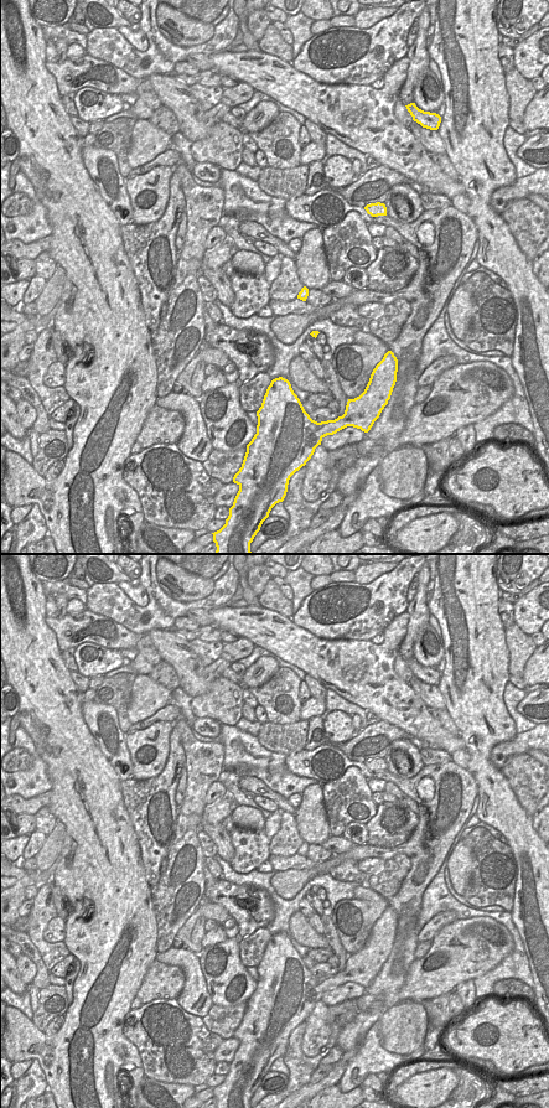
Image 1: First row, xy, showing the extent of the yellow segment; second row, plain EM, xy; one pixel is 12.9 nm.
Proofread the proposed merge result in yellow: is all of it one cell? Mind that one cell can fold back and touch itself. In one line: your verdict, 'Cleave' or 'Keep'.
Keep.

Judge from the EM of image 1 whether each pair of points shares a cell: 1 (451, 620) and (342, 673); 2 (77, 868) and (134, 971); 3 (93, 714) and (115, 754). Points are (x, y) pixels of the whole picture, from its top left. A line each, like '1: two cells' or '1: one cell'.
1: two cells
2: one cell
3: one cell

